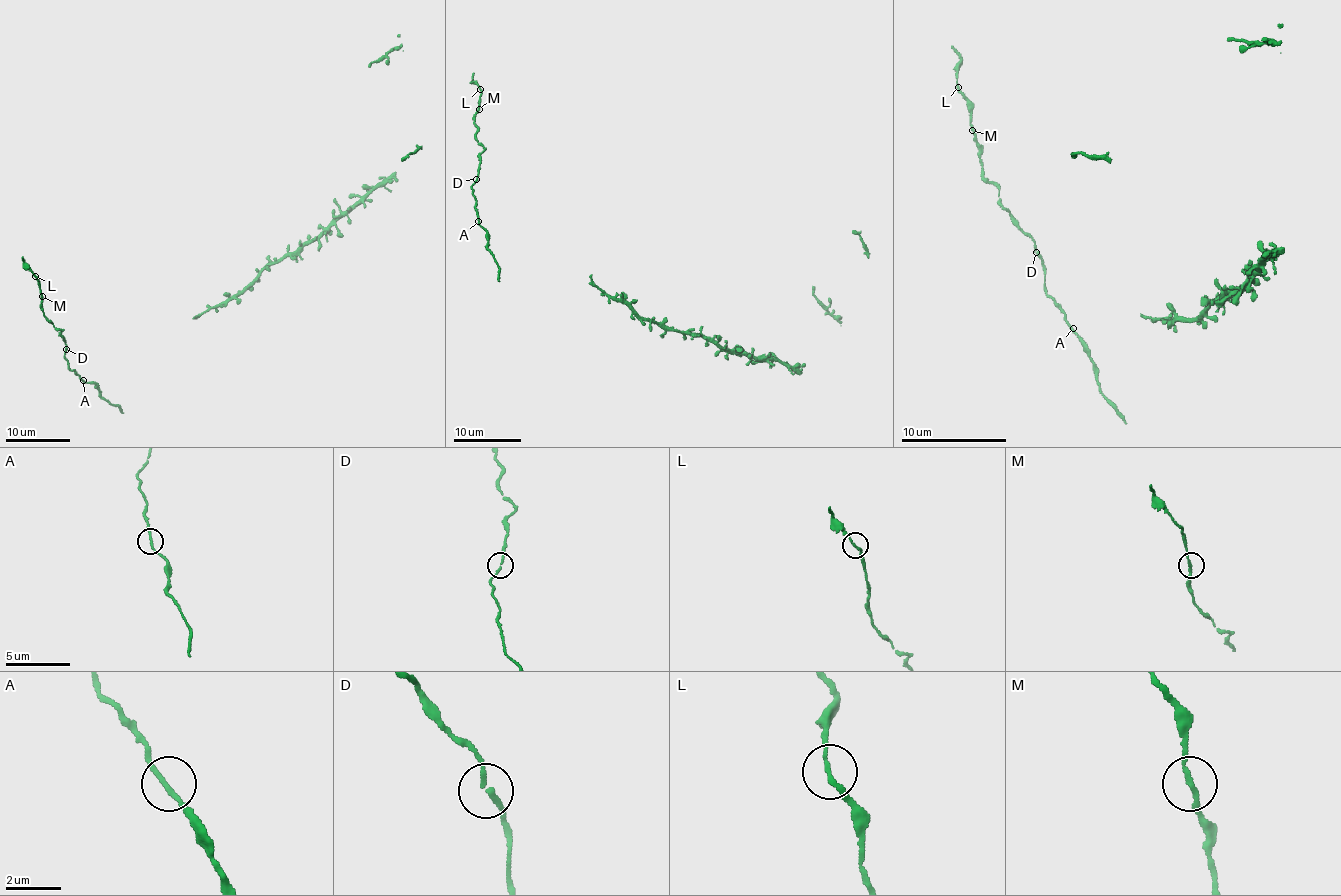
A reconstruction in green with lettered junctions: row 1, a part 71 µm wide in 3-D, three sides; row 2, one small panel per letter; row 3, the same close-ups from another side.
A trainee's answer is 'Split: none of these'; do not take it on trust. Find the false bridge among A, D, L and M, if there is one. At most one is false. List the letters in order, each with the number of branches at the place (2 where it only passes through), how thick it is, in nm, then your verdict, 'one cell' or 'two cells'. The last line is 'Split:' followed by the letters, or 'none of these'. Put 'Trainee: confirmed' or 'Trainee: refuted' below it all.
A: 2 branches meet; 180 nm thick; one cell
D: 2 branches meet; 160 nm thick; one cell
L: 2 branches meet; 170 nm thick; one cell
M: 2 branches meet; 170 nm thick; one cell
Split: none of these
Trainee: confirmed

